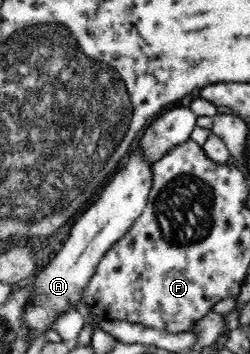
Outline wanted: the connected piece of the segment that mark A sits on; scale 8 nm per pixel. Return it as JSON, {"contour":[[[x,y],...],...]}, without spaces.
{"contour":[[[138,145],[132,152],[128,162],[112,177],[112,182],[104,188],[99,198],[89,207],[72,225],[68,239],[55,255],[48,266],[35,275],[34,296],[28,304],[28,310],[24,314],[24,321],[30,327],[30,335],[41,337],[53,318],[70,305],[78,308],[81,299],[81,290],[94,272],[98,261],[104,253],[127,233],[139,216],[142,216],[152,190],[152,178],[154,178],[153,164],[147,158],[142,145]]]}

